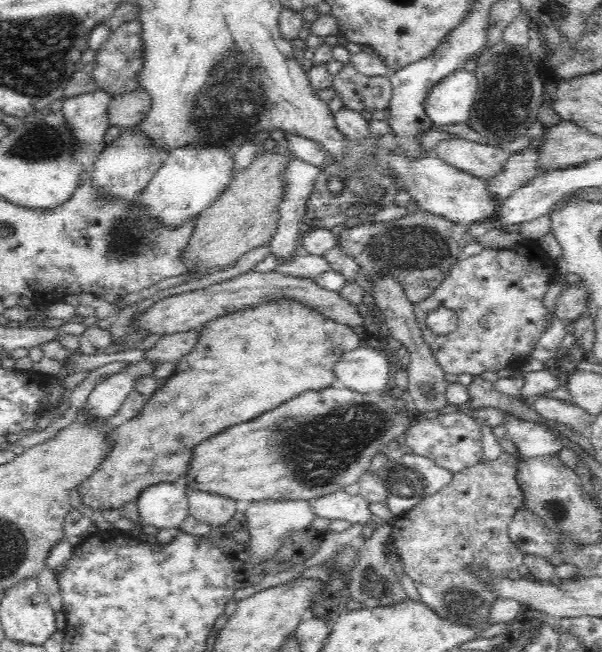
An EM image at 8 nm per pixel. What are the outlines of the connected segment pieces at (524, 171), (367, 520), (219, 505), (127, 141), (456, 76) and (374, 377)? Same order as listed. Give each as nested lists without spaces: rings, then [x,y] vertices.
[[[526,148],[511,154],[504,172],[488,180],[489,188],[505,200],[514,190],[521,188],[530,178],[540,173],[536,167],[536,148]]]
[[[343,490],[336,491],[311,502],[316,514],[319,517],[329,519],[348,520],[350,524],[362,524],[367,530],[372,529],[372,510],[370,510],[371,500],[362,495],[350,495]]]
[[[188,490],[191,515],[217,528],[228,524],[236,512],[236,503],[222,496]]]
[[[126,127],[116,140],[106,146],[99,156],[98,162],[93,164],[94,172],[91,173],[95,184],[108,193],[116,194],[116,197],[128,199],[143,192],[150,186],[153,176],[166,162],[168,148],[162,148],[150,135],[138,128]]]
[[[456,71],[432,90],[426,113],[438,126],[467,124],[477,95],[475,72]]]
[[[360,345],[340,356],[332,374],[334,386],[362,394],[378,393],[388,384],[390,366],[381,351]]]

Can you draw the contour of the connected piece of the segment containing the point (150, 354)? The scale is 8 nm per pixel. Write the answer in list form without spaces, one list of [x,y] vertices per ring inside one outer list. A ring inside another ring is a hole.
[[[199,331],[182,332],[176,336],[164,336],[154,346],[146,350],[143,360],[152,363],[152,366],[162,365],[165,362],[175,364],[192,350],[192,347],[196,345],[198,336]]]

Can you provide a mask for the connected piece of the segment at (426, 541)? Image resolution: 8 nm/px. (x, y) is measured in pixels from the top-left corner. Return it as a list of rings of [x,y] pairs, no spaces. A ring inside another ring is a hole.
[[[502,453],[496,460],[480,460],[470,468],[453,473],[452,484],[440,492],[429,496],[412,510],[398,515],[391,524],[392,533],[389,542],[396,552],[396,559],[402,562],[404,578],[414,581],[420,593],[420,599],[436,609],[442,617],[467,621],[468,624],[481,624],[488,617],[489,609],[497,600],[492,592],[480,583],[474,582],[473,576],[465,575],[462,566],[469,561],[484,562],[492,566],[496,573],[507,573],[523,567],[523,551],[520,551],[510,537],[510,524],[520,511],[524,510],[524,497],[517,481],[517,462],[514,457]]]

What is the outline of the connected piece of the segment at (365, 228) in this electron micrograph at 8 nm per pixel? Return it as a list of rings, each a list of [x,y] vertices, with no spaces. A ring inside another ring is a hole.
[[[418,208],[412,215],[387,222],[344,228],[338,232],[337,239],[341,249],[355,257],[370,280],[378,274],[378,270],[388,268],[404,285],[408,298],[417,305],[428,300],[439,289],[451,268],[464,258],[463,248],[474,242],[475,238],[468,227]]]

